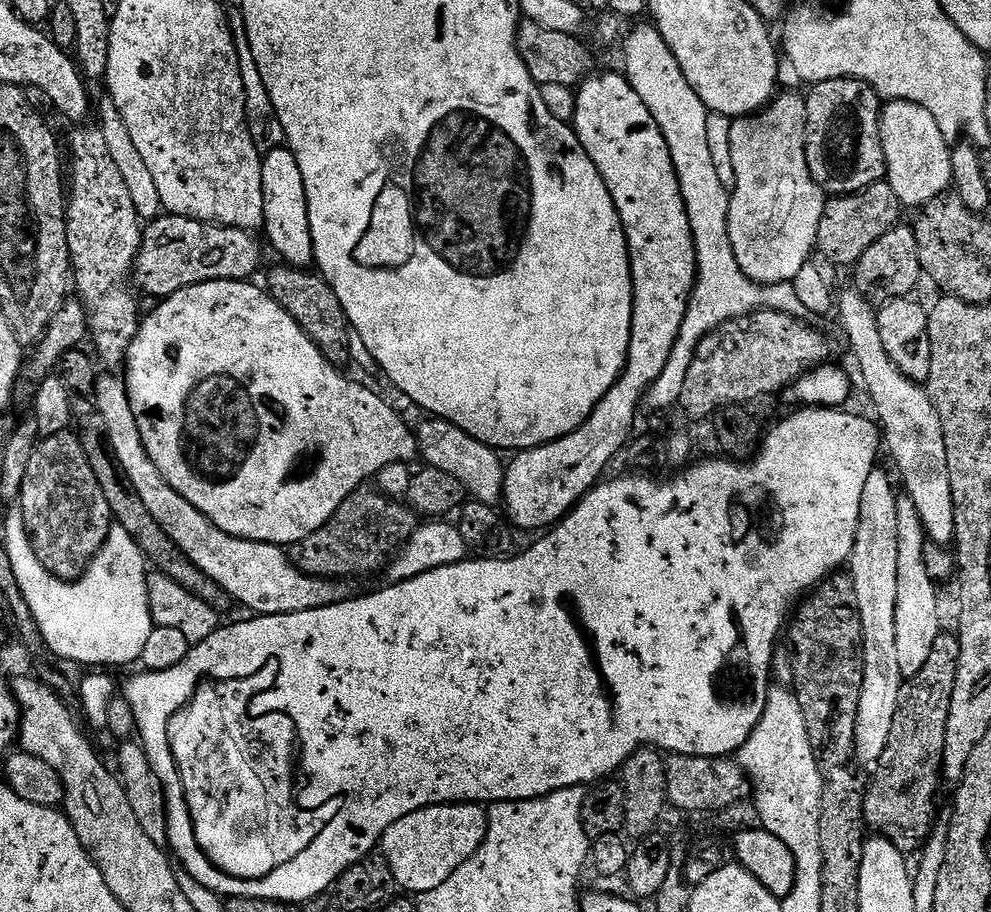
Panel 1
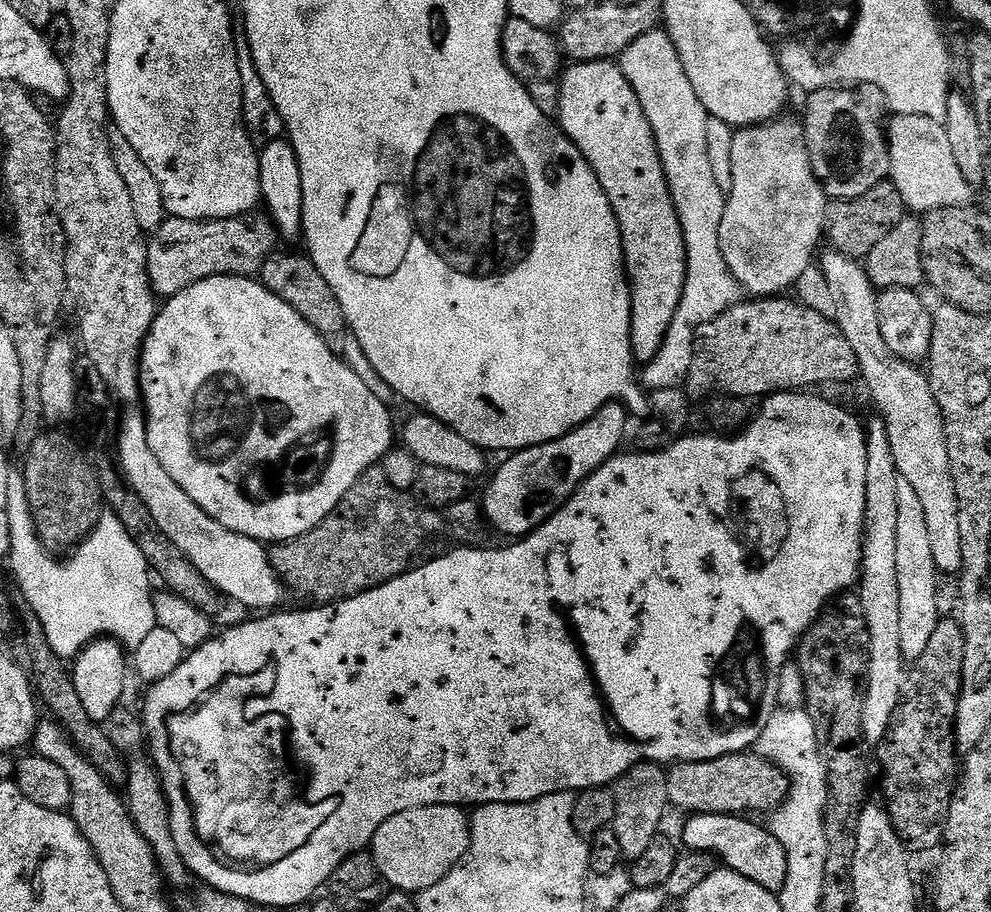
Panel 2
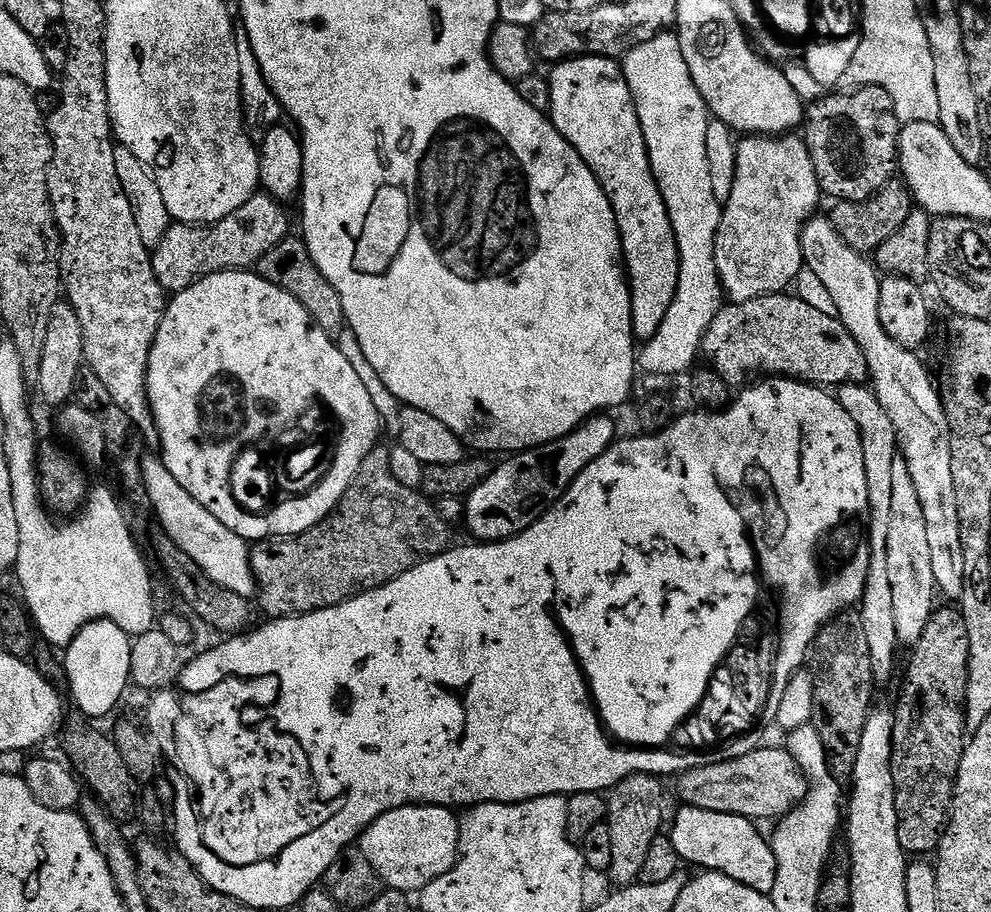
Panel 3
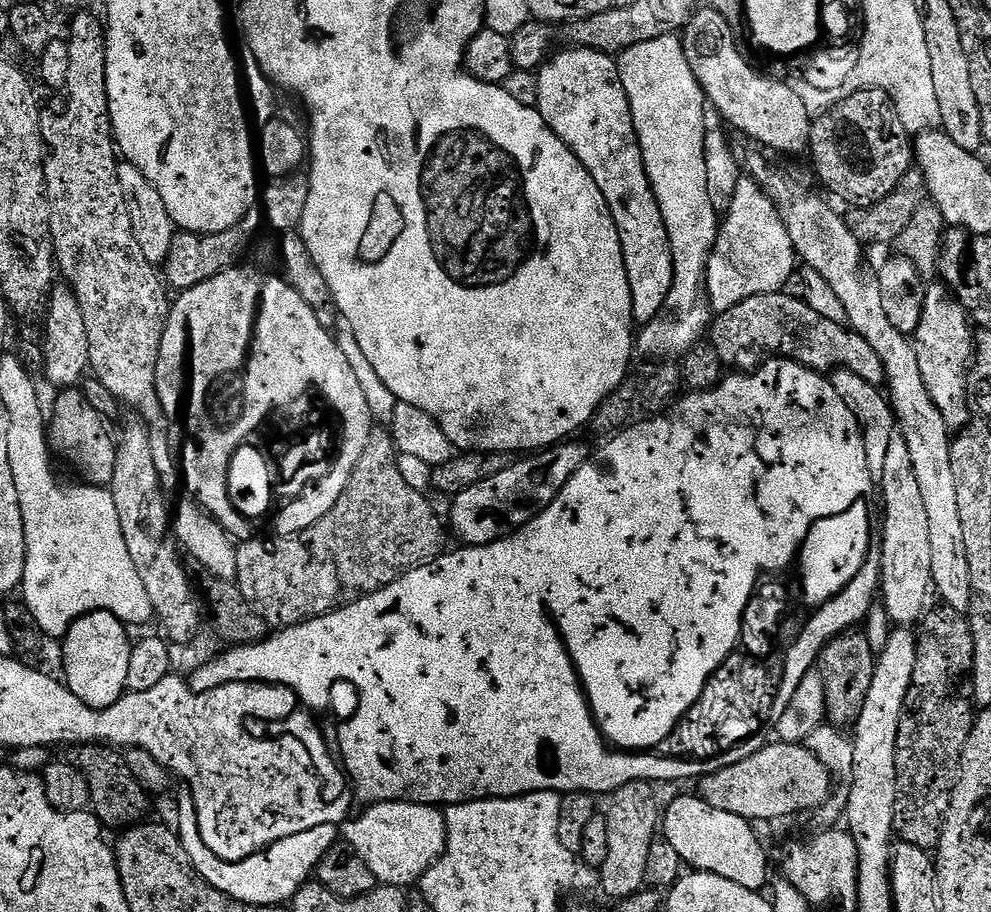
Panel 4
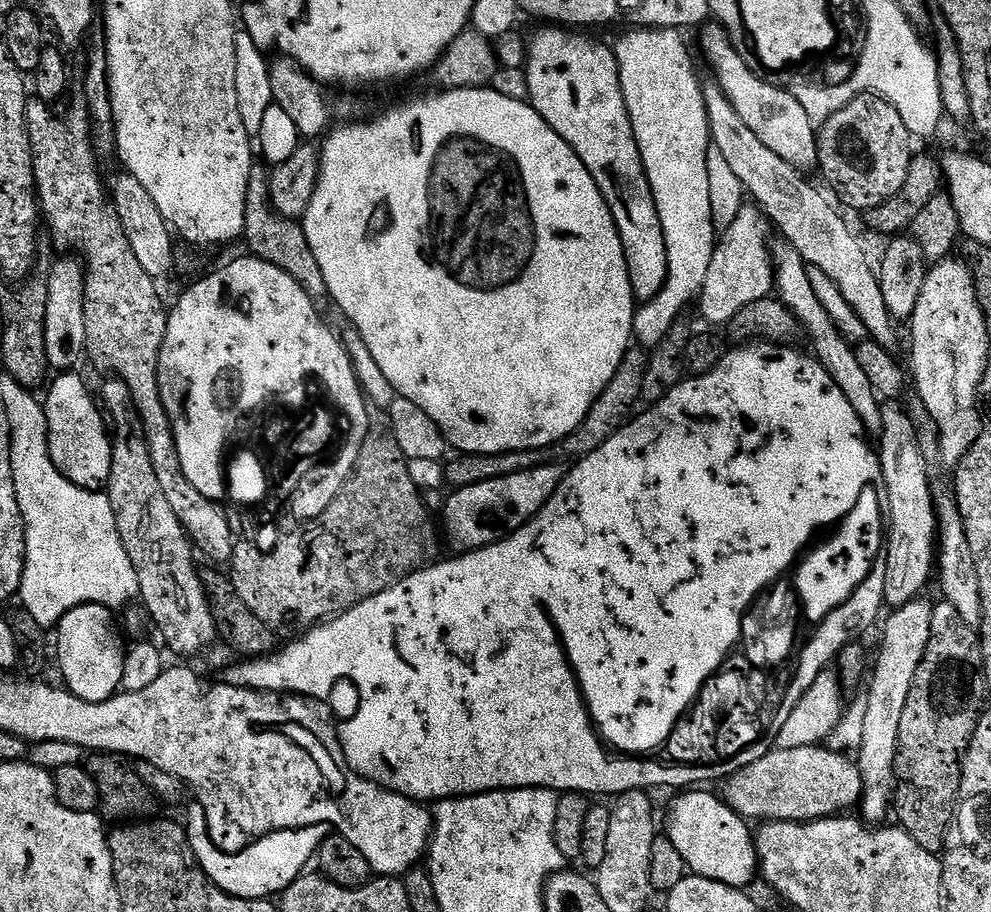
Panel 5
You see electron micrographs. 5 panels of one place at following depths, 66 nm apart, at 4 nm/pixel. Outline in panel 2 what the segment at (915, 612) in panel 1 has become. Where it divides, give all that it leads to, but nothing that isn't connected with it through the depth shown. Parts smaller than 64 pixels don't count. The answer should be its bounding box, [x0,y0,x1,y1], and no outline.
[898,482,942,661]

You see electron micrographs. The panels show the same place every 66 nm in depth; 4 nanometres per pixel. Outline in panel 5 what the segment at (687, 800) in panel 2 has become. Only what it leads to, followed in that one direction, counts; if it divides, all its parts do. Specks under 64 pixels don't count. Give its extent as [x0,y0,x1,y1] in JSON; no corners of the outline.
[722,744,864,822]

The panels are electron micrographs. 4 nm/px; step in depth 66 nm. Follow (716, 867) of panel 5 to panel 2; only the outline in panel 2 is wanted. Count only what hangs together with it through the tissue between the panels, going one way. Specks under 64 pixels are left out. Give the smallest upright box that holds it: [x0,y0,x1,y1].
[684,814,786,894]

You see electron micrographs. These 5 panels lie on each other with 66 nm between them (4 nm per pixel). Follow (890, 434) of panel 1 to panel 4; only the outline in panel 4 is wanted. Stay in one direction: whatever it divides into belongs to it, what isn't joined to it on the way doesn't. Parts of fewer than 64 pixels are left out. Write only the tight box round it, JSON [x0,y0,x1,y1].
[733,143,971,613]

